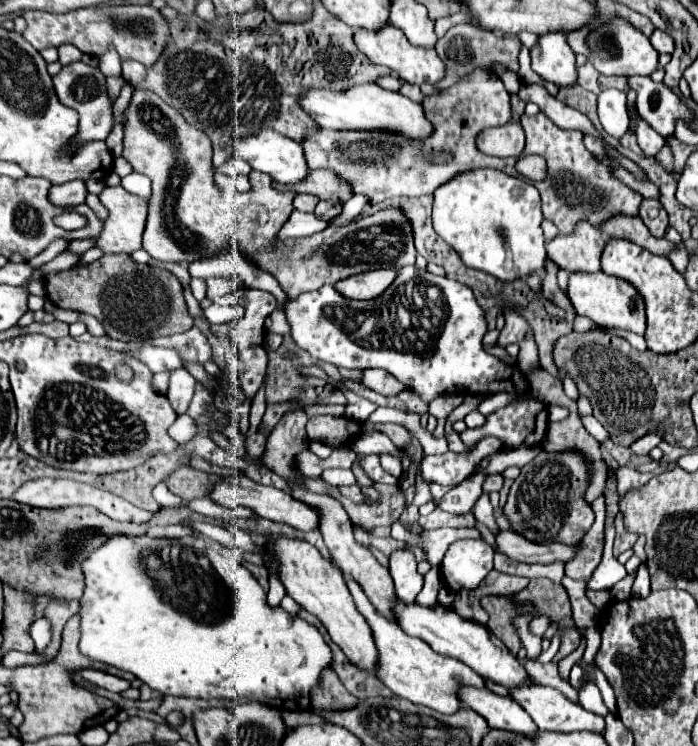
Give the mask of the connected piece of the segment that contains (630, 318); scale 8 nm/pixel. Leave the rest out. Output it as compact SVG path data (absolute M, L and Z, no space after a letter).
M574 271L570 273L566 295L578 315L584 315L604 327L628 329L638 335L644 335L644 329L646 329L644 297L636 291L634 285L628 285L628 281L614 275L606 275L604 271L596 271L596 273Z

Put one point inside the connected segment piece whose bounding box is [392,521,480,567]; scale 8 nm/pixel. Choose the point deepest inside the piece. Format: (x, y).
(435, 543)

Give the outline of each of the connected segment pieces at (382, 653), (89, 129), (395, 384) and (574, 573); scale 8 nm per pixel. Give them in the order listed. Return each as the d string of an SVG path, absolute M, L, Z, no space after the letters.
M348 579L348 589L354 597L356 609L364 615L364 619L368 621L368 625L372 629L372 637L374 637L374 643L378 649L378 663L376 663L374 675L394 695L408 699L410 703L416 703L416 705L426 705L438 713L456 713L456 709L460 709L460 705L462 705L462 701L458 699L458 693L456 693L456 689L460 685L484 687L484 679L478 673L474 673L468 665L464 665L458 659L436 653L426 641L420 641L418 637L408 637L396 625L396 621L390 621L384 615L380 615L376 611L376 607L370 603L370 599L366 597L366 593L362 591L362 587L354 579Z
M82 61L64 65L62 71L54 77L54 89L58 93L60 103L78 111L78 115L80 115L78 139L82 143L104 141L110 135L110 131L114 127L112 101L110 101L110 95L108 95L108 89L106 89L106 77L102 75L102 71L98 67L90 67Z
M366 369L364 371L364 379L362 383L380 393L380 395L400 395L402 391L408 391L410 387L406 387L404 383L400 383L396 377L392 377L388 371L382 371L382 369Z
M600 495L594 503L594 515L596 521L592 525L592 529L584 535L578 553L572 557L572 561L566 563L566 575L572 579L580 579L580 581L588 581L590 575L594 573L594 569L600 563L602 557L602 549L604 549L604 497Z

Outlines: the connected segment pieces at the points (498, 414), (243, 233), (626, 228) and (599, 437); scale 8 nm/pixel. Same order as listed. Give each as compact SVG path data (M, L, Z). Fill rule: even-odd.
M530 399L530 401L510 403L508 407L490 413L486 417L484 427L466 429L464 433L460 433L460 437L466 443L466 447L476 445L476 441L480 441L482 437L494 435L494 437L498 437L502 441L502 445L506 449L520 449L520 447L536 447L536 445L540 445L544 441L544 437L546 437L546 429L548 429L548 407L538 399Z
M134 91L130 107L126 111L126 125L124 125L124 151L122 157L134 167L136 173L142 173L152 179L152 195L149 200L148 223L144 231L142 247L150 253L152 259L158 261L196 261L218 253L226 247L230 239L238 239L244 247L246 255L254 259L264 271L272 273L282 289L288 293L290 299L296 299L301 293L318 289L326 283L338 283L346 277L356 273L372 271L372 269L402 269L404 265L414 265L416 261L416 247L410 219L404 215L400 207L386 207L370 217L360 221L352 221L342 229L324 229L306 239L290 239L290 241L276 241L276 233L282 229L284 221L294 211L292 199L294 193L280 193L272 189L272 177L260 171L250 173L252 191L238 195L232 193L228 197L220 191L212 177L212 143L200 129L188 125L176 109L166 105L156 93L152 91ZM172 169L176 169L176 189L172 189Z
M614 213L610 219L600 223L600 229L604 237L630 237L630 241L636 241L636 245L644 249L652 249L652 253L668 255L674 249L674 243L666 239L656 239L648 227L640 221L640 217Z
M588 417L588 419L584 419L584 427L586 427L586 431L596 439L596 441L604 441L604 439L608 439L608 433L606 433L606 429L594 419L594 417Z

